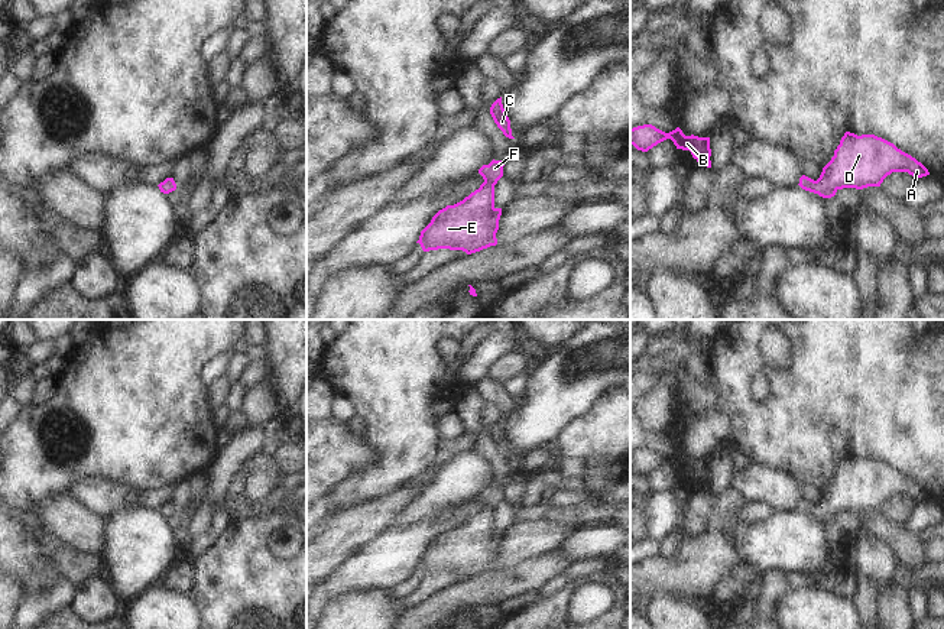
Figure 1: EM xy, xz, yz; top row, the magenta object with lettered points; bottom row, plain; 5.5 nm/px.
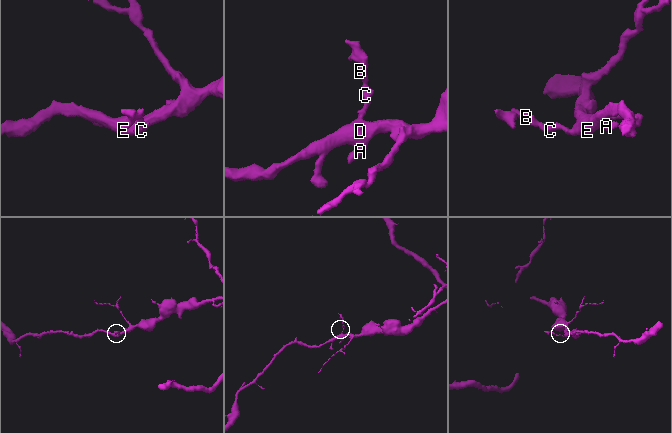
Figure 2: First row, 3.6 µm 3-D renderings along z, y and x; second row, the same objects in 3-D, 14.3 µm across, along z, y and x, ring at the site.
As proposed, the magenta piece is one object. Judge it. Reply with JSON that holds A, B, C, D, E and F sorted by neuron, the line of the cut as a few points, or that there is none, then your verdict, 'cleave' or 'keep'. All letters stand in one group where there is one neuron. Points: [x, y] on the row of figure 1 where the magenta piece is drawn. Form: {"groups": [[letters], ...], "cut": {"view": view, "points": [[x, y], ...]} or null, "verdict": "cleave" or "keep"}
{"groups": [["A", "B", "C", "D", "E", "F"]], "cut": null, "verdict": "keep"}

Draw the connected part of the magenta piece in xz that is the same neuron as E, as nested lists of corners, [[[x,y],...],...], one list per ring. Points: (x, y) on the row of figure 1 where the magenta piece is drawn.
[[[494,159],[483,165],[480,188],[432,217],[416,241],[424,252],[450,249],[471,254],[497,244],[502,208],[494,207],[494,185],[503,176],[503,166],[505,161]]]

